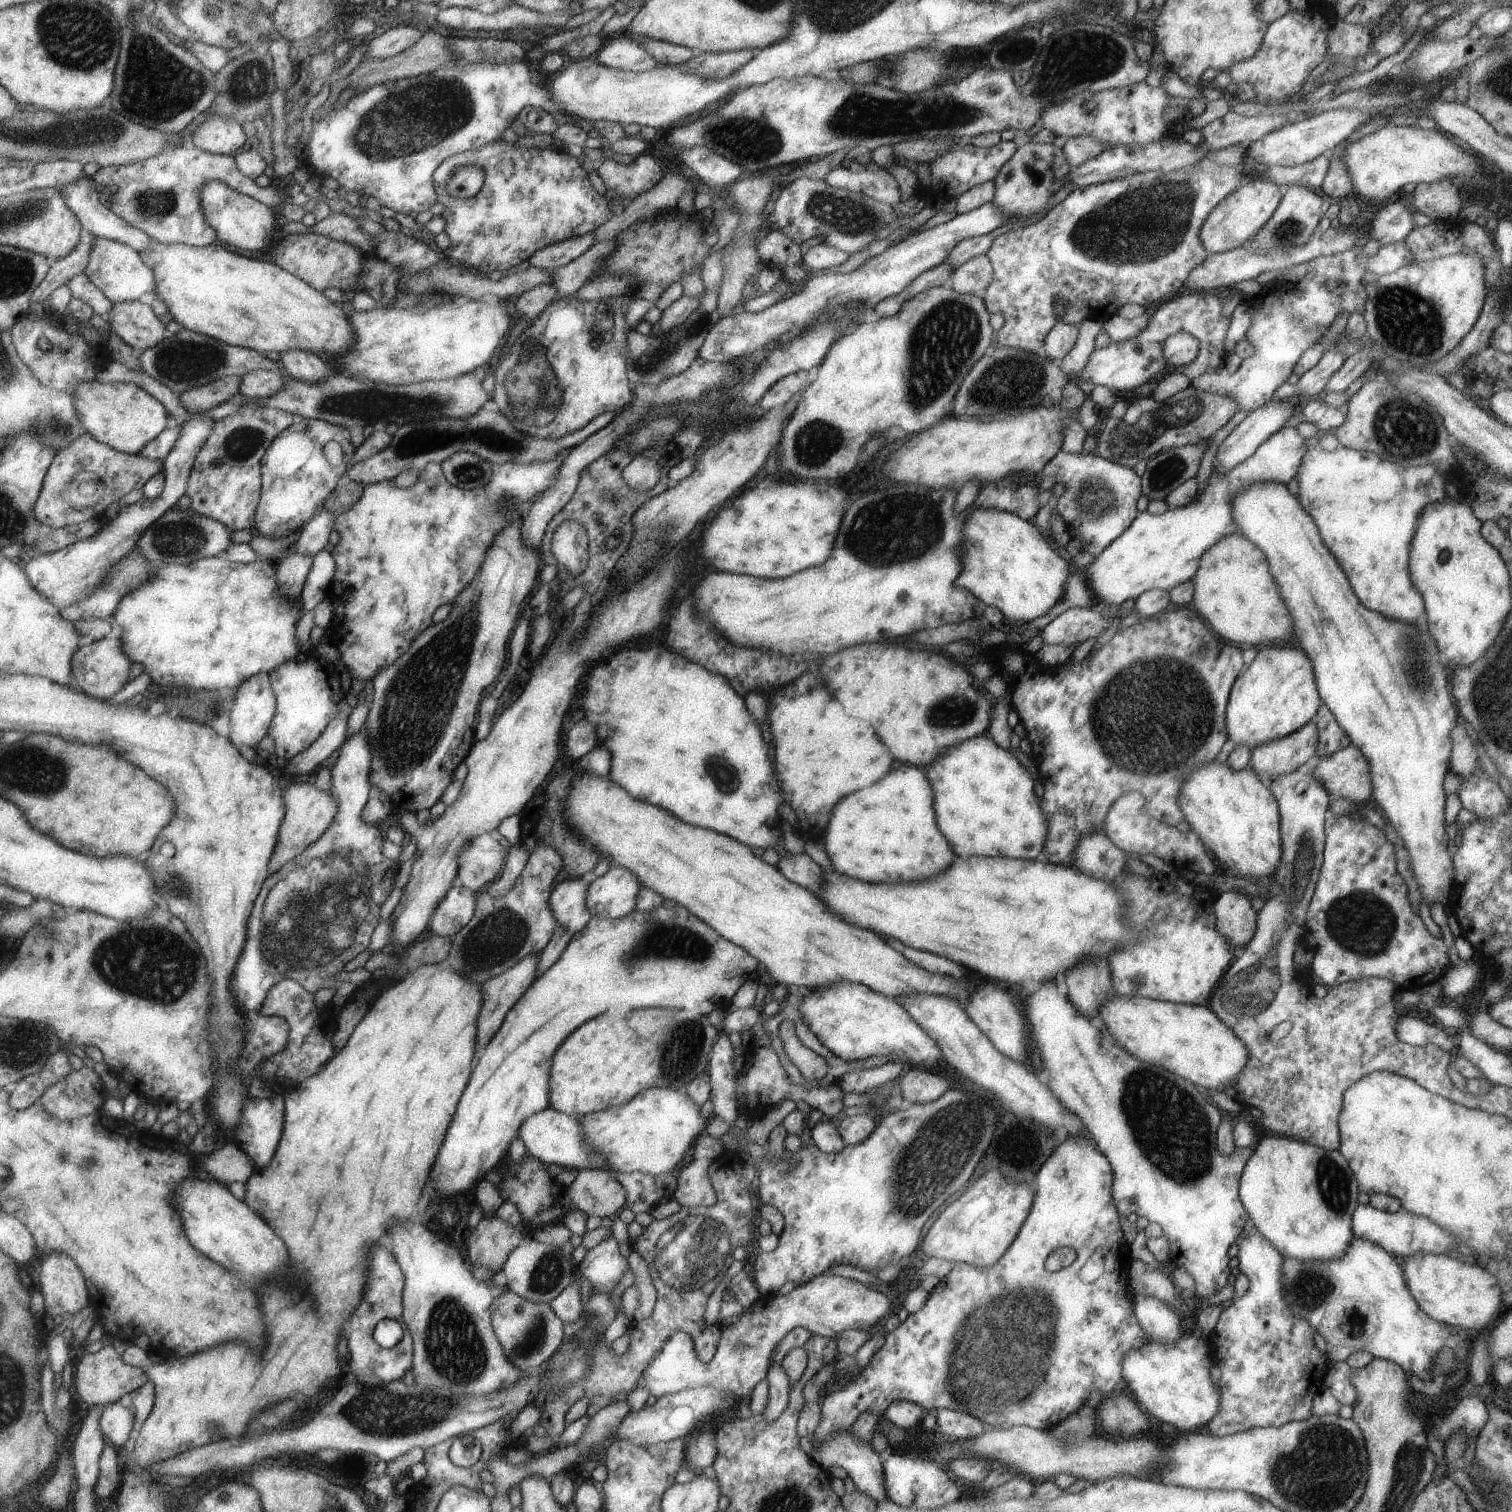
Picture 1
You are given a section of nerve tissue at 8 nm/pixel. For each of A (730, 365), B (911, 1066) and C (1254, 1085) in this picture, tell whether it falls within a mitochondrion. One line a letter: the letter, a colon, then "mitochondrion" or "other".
A: other
B: other
C: other

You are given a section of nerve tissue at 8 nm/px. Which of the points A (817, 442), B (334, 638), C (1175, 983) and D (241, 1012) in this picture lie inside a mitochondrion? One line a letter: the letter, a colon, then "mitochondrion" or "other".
A: mitochondrion
B: other
C: other
D: other

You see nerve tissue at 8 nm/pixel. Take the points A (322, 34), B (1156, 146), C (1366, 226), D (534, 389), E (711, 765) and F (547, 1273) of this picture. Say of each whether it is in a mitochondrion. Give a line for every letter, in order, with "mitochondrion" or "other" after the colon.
A: other
B: other
C: other
D: mitochondrion
E: mitochondrion
F: mitochondrion

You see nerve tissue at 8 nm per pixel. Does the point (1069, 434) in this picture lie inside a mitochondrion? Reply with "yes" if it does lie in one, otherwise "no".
no

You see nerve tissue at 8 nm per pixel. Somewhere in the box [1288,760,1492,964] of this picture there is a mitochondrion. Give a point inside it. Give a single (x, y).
(1362, 923)

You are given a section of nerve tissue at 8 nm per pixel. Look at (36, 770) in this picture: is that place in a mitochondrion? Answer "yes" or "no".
yes

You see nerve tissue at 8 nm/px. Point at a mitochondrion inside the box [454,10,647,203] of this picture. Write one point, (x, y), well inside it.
(481, 54)

